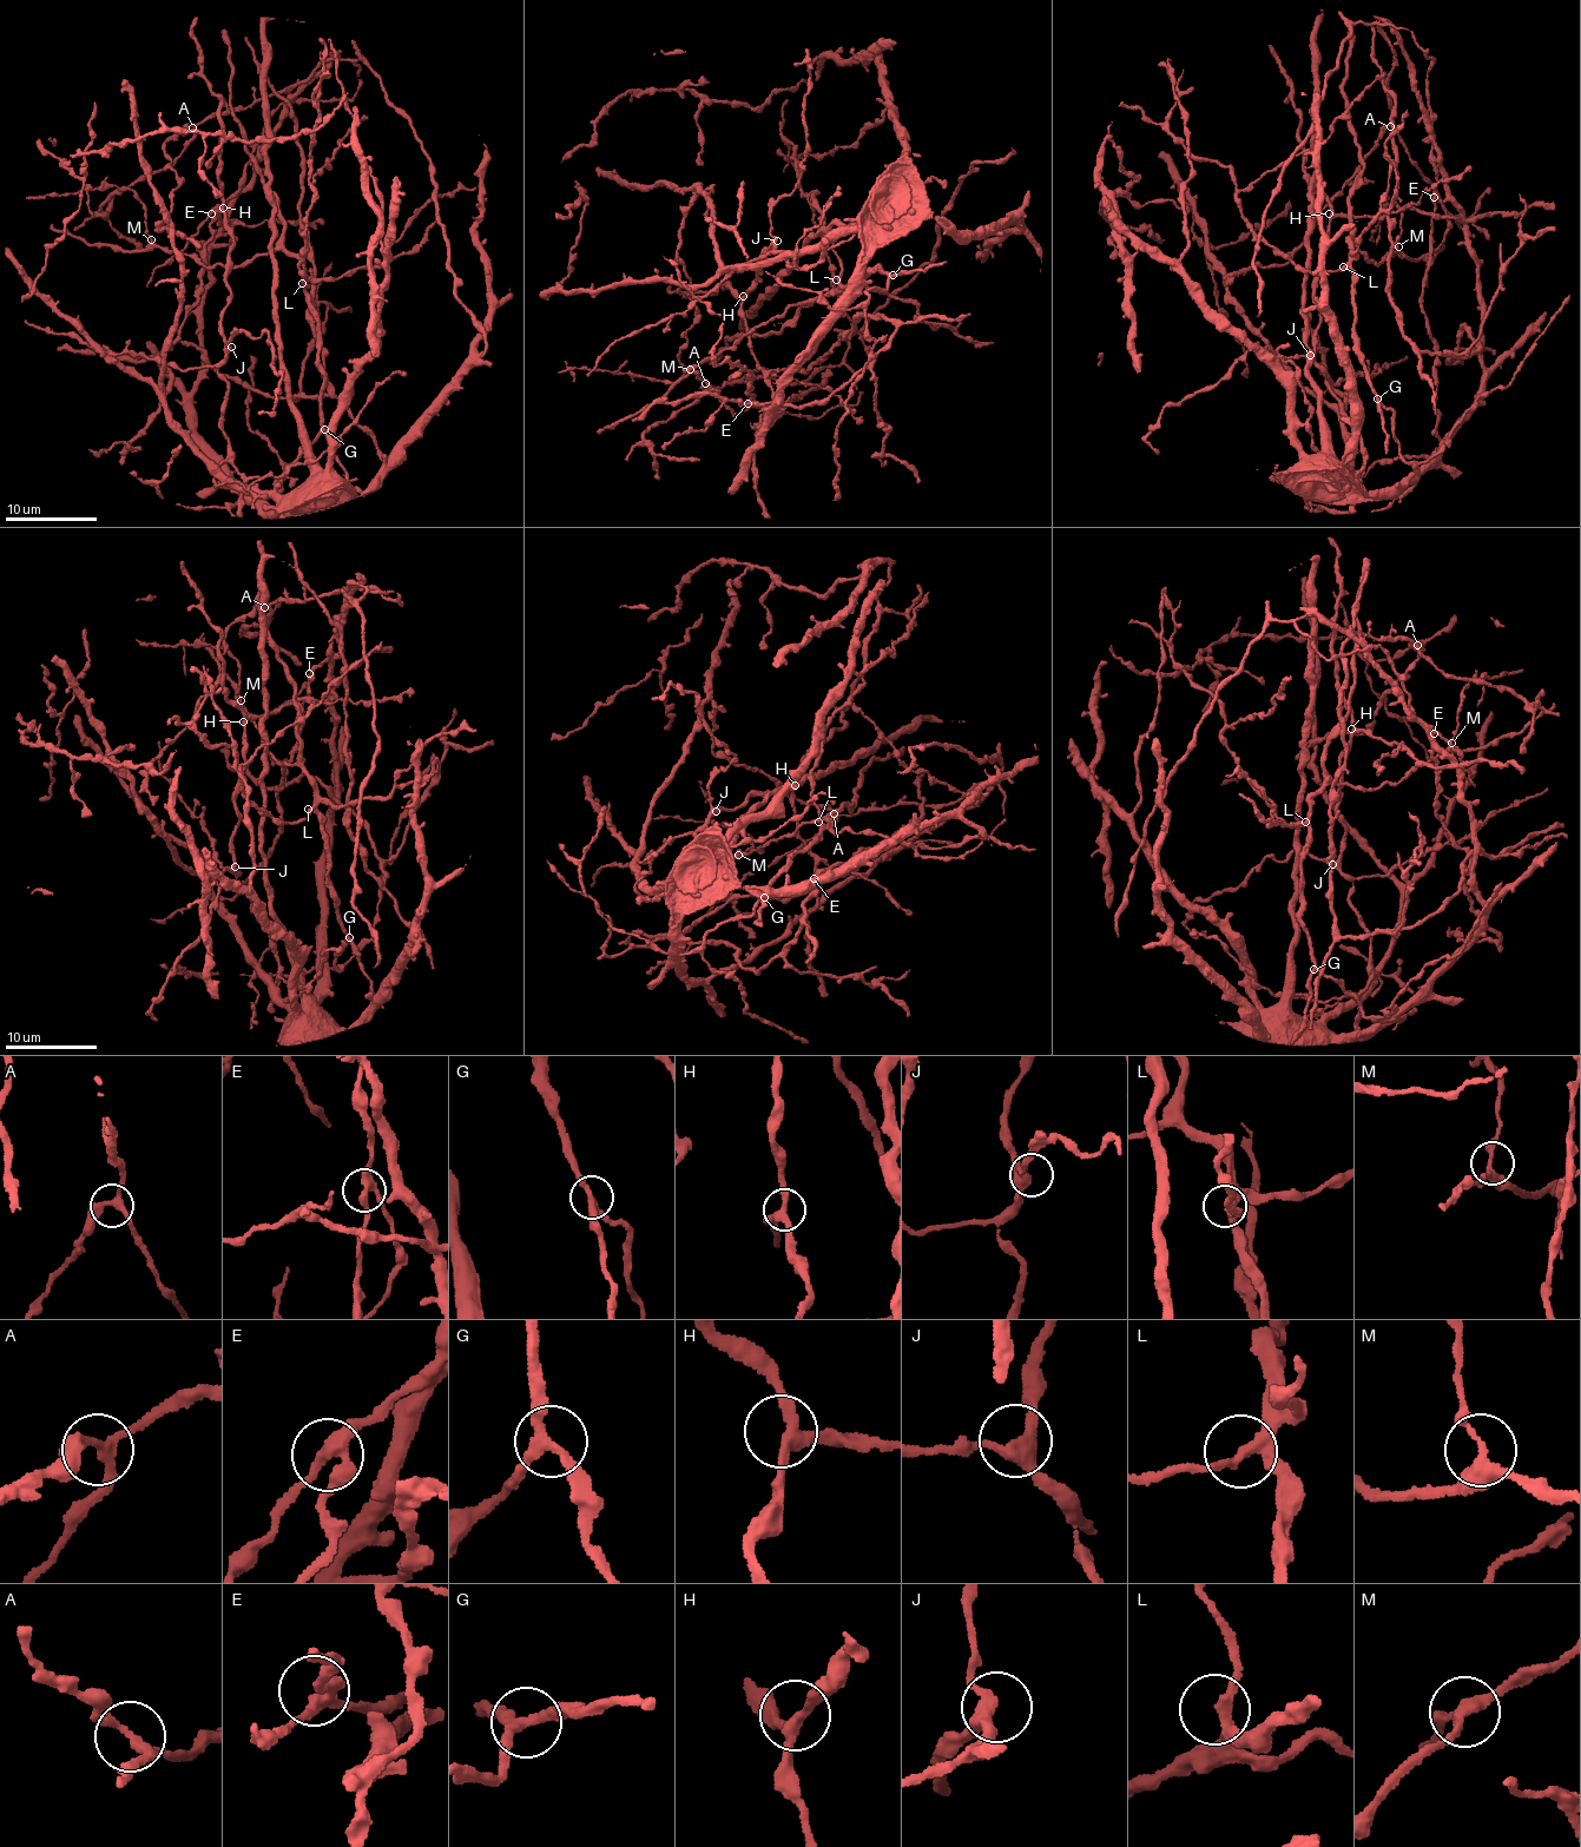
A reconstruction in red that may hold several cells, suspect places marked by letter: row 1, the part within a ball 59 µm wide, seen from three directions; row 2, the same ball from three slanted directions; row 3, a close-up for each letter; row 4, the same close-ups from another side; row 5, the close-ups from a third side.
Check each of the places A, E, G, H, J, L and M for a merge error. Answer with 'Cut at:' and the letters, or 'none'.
Cut at: none

